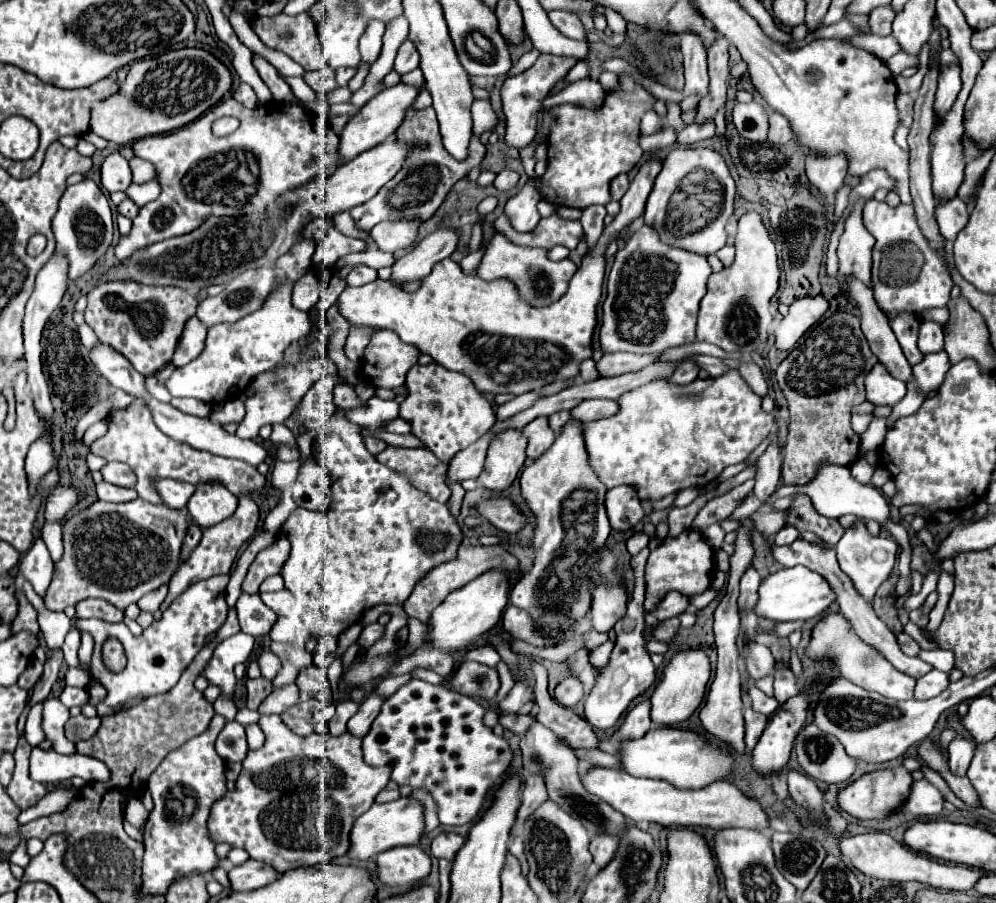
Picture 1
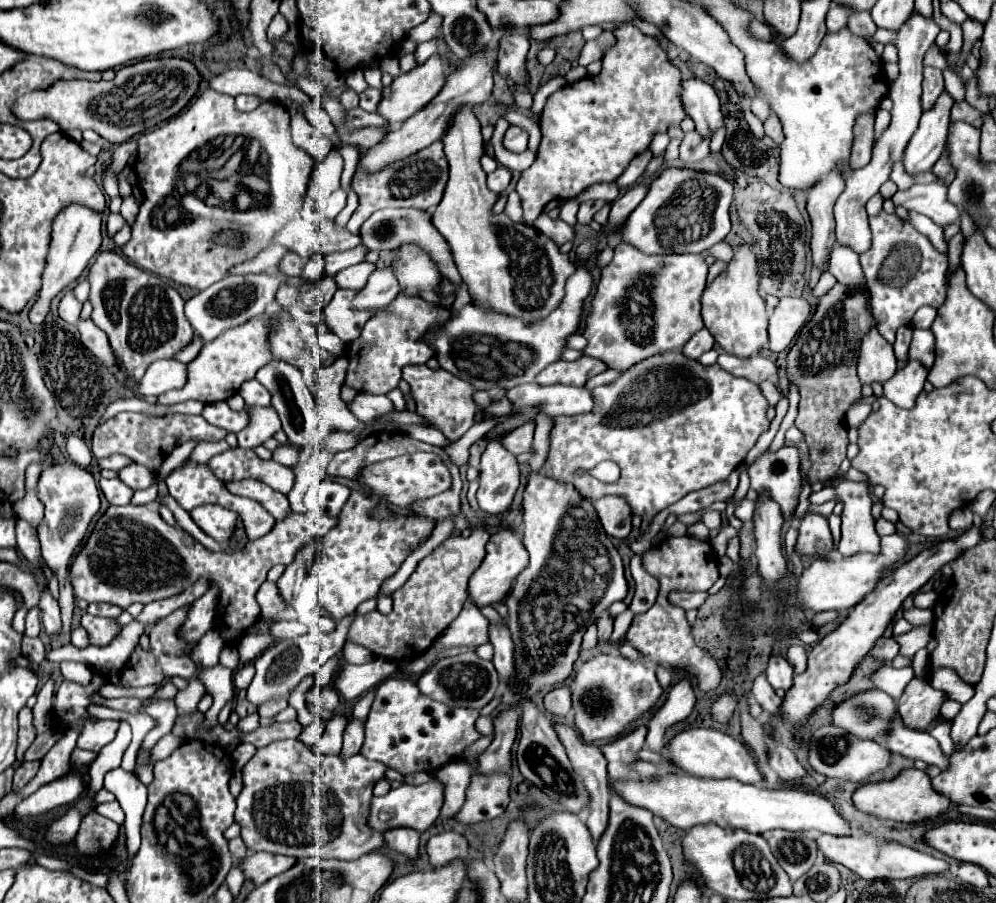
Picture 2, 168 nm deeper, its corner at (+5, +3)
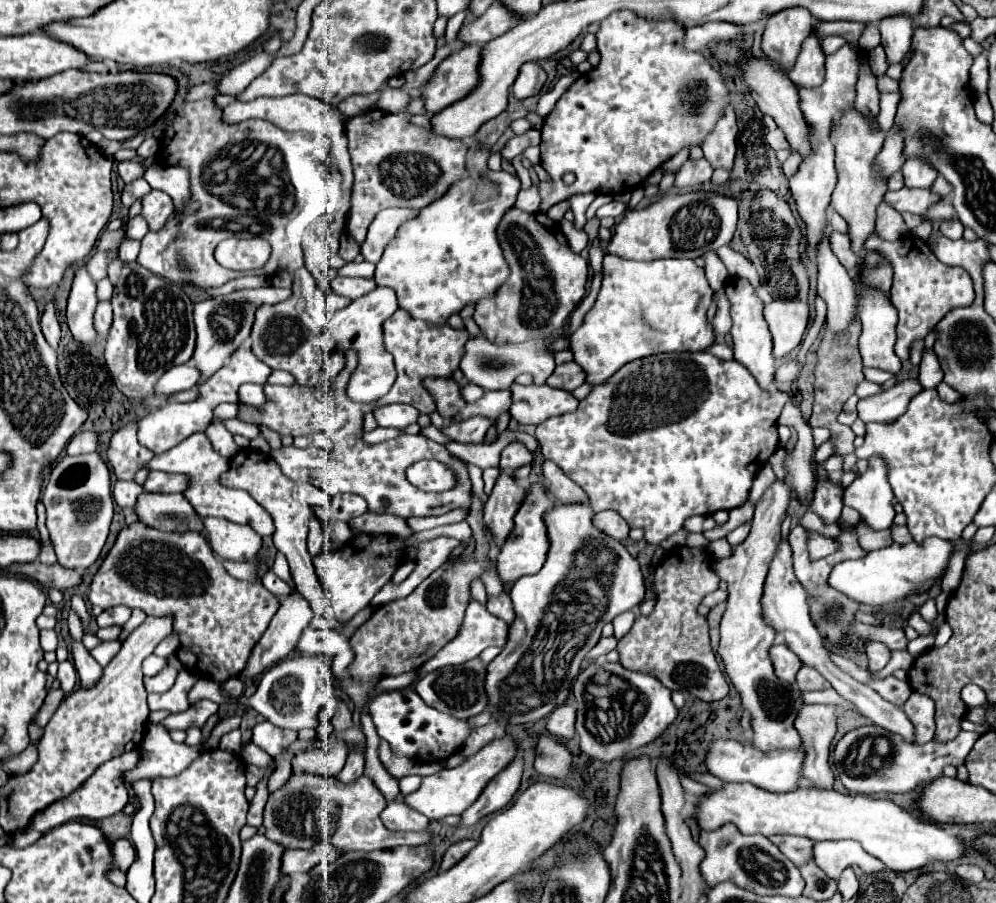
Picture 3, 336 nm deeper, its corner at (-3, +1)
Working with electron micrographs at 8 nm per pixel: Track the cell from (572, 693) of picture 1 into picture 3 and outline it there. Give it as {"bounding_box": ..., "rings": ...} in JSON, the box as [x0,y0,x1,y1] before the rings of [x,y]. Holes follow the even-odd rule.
{"bounding_box":[547,704,575,738],"rings":[[[569,704],[557,706],[549,716],[547,730],[559,738],[573,738],[575,736],[575,708]]]}

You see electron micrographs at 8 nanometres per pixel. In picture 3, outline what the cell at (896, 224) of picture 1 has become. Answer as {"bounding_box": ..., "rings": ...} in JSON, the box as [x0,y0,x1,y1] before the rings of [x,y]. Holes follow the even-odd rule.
{"bounding_box":[863,232,975,360],"rings":[[[873,232],[863,244],[865,252],[879,252],[893,268],[893,286],[891,286],[891,304],[897,308],[897,342],[895,352],[901,360],[909,358],[909,346],[917,338],[925,338],[927,332],[953,308],[969,306],[975,298],[973,284],[969,274],[963,268],[945,266],[935,258],[925,240],[913,236],[903,236],[901,240],[889,242]]]}

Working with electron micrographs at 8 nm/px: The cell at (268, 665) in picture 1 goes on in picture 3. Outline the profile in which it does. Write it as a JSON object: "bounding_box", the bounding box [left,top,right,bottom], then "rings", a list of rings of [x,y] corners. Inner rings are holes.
{"bounding_box":[247,654,336,730],"rings":[[[291,654],[283,662],[271,666],[271,670],[263,672],[259,688],[251,698],[247,698],[247,704],[275,726],[291,730],[317,728],[321,724],[317,718],[319,710],[335,695],[336,681],[331,665],[331,658],[327,654]]]}

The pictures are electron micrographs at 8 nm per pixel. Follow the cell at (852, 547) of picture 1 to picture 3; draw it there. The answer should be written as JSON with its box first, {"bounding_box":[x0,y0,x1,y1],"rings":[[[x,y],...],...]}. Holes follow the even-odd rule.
{"bounding_box":[843,458,893,530],"rings":[[[871,458],[865,474],[859,474],[843,488],[843,504],[861,514],[861,522],[873,530],[883,530],[893,524],[893,492],[887,482],[887,464],[881,458]]]}

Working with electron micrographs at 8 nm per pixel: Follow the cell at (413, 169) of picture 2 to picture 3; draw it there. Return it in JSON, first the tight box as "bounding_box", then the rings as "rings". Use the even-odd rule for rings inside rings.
{"bounding_box":[345,110,467,244],"rings":[[[369,110],[359,116],[345,120],[345,134],[349,140],[349,154],[353,164],[353,200],[347,220],[347,230],[351,236],[361,244],[367,236],[367,228],[373,222],[375,214],[385,208],[413,208],[421,210],[423,206],[429,206],[435,198],[445,196],[445,192],[463,178],[465,174],[465,154],[467,146],[461,140],[449,140],[443,136],[429,136],[431,132],[419,126],[411,126],[405,122],[407,114],[389,114],[383,110]]]}

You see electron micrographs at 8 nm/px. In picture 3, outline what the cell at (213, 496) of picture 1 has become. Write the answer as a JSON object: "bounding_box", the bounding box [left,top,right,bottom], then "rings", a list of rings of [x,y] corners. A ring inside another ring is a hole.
{"bounding_box":[205,518,261,562],"rings":[[[205,518],[205,530],[209,534],[211,548],[221,558],[247,562],[253,560],[261,548],[259,534],[251,532],[251,528],[223,520],[223,518]]]}

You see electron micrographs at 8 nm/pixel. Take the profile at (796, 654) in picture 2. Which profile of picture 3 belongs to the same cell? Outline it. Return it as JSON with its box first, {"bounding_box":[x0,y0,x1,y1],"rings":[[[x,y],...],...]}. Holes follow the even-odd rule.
{"bounding_box":[797,666,831,690],"rings":[[[803,666],[799,670],[797,684],[801,690],[825,690],[831,686],[817,670],[811,670],[811,666]]]}

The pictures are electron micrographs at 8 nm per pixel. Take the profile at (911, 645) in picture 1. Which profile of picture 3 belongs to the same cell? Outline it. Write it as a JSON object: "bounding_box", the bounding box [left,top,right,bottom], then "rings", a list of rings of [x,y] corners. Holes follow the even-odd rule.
{"bounding_box":[865,642,891,670],"rings":[[[867,642],[865,652],[869,656],[869,670],[881,670],[891,660],[891,650],[883,642]]]}

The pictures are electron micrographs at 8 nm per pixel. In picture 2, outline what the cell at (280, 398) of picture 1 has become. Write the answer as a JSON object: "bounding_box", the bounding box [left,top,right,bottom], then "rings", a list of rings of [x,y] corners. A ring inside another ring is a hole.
{"bounding_box":[236,408,281,450],"rings":[[[255,408],[255,412],[251,412],[251,424],[236,434],[238,446],[249,450],[257,448],[265,440],[273,438],[277,430],[281,430],[281,420],[275,408]]]}

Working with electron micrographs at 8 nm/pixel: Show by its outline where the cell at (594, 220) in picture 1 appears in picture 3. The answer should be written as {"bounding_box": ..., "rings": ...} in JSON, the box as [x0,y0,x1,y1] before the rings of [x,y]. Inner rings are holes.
{"bounding_box":[597,200,627,218],"rings":[[[613,200],[613,202],[609,202],[609,204],[605,204],[605,206],[601,206],[601,208],[597,210],[597,218],[605,218],[605,216],[617,218],[617,216],[621,216],[625,210],[627,210],[627,206],[625,206],[623,202]]]}

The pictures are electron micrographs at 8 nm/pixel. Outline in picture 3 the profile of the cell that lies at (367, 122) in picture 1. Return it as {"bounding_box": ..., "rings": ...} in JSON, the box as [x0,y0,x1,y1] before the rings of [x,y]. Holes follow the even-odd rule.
{"bounding_box":[421,44,479,114],"rings":[[[475,44],[463,46],[459,52],[449,54],[435,70],[433,78],[421,92],[427,114],[437,114],[449,104],[465,98],[479,82],[479,52]]]}

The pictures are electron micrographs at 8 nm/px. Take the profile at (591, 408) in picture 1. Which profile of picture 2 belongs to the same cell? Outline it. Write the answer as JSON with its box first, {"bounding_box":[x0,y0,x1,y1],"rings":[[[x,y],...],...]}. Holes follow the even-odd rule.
{"bounding_box":[507,384,593,416],"rings":[[[521,384],[507,392],[513,410],[523,410],[529,406],[539,408],[547,416],[577,416],[587,414],[593,408],[593,396],[587,388],[577,386],[541,386],[541,384]]]}

